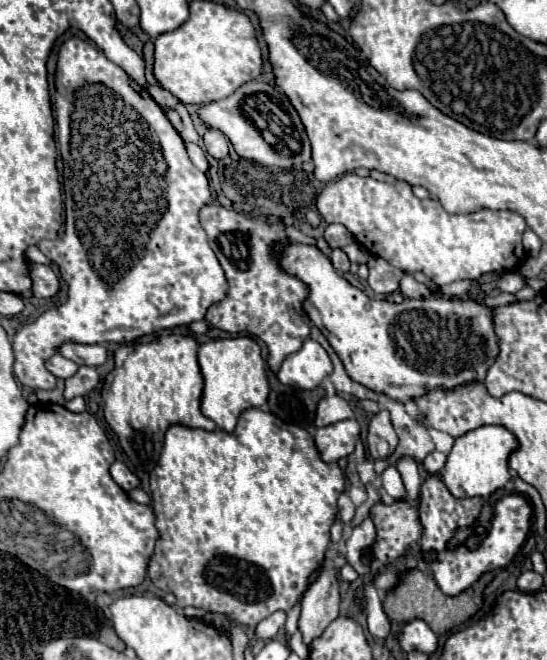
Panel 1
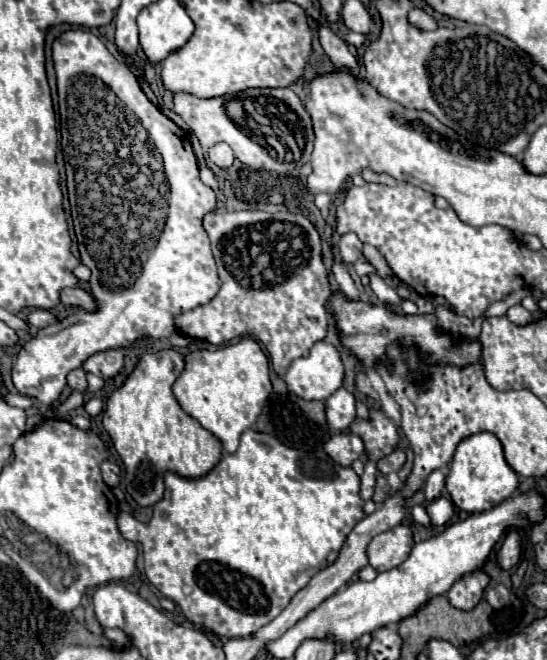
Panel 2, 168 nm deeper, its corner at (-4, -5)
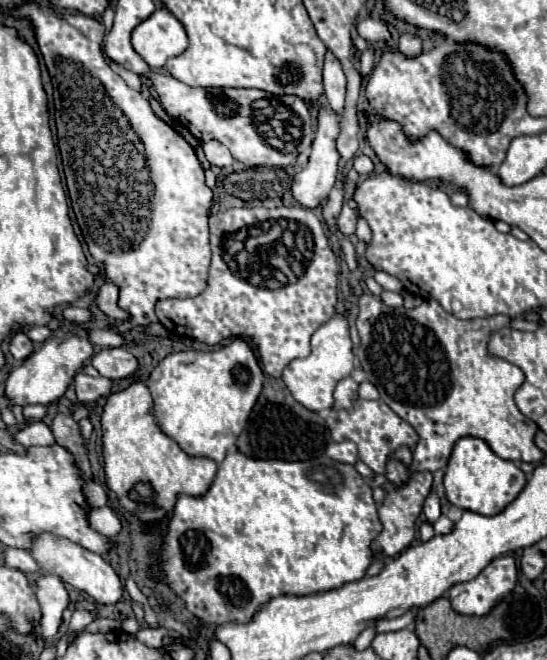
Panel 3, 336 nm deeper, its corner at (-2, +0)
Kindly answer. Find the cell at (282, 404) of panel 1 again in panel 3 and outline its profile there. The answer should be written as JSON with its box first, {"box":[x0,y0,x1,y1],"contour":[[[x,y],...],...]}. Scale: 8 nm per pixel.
{"box":[236,377,328,461],"contour":[[[266,377],[258,403],[252,409],[246,431],[240,433],[236,449],[252,459],[284,459],[284,461],[308,461],[320,455],[328,445],[328,427],[318,413],[306,411],[282,383],[282,379]]]}

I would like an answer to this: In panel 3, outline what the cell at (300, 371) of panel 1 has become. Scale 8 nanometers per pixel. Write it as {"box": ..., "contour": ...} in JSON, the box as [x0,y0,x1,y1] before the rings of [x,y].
{"box":[282,311,354,413],"contour":[[[346,311],[336,313],[324,325],[320,325],[312,335],[312,353],[304,359],[294,359],[282,373],[282,381],[294,395],[294,399],[308,411],[320,413],[322,409],[332,409],[334,387],[340,379],[348,377],[354,369],[354,353],[350,341],[350,325]]]}

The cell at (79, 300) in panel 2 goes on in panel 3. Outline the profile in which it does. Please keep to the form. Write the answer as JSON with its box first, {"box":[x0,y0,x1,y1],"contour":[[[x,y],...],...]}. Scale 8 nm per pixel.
{"box":[96,281,130,321],"contour":[[[106,281],[106,283],[102,285],[98,297],[96,297],[96,303],[98,303],[100,311],[104,311],[110,319],[128,321],[128,319],[130,319],[128,311],[124,311],[124,309],[118,307],[118,293],[120,293],[120,289],[118,289],[112,281]]]}

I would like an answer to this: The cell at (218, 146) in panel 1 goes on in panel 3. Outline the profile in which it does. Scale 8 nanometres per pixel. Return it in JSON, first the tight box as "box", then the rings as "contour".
{"box":[202,141,234,167],"contour":[[[208,141],[208,143],[202,143],[202,149],[206,153],[206,159],[214,165],[214,167],[230,167],[234,157],[232,153],[218,141]]]}

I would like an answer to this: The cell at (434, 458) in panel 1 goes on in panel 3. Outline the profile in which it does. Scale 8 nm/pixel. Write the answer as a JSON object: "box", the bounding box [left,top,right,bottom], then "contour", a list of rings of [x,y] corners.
{"box":[424,493,440,523],"contour":[[[430,493],[428,499],[424,501],[424,517],[428,523],[434,523],[440,517],[440,503],[438,503],[436,493]]]}

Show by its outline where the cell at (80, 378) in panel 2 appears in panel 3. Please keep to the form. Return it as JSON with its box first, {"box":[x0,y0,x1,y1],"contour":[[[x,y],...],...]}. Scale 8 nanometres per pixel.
{"box":[74,373,112,403],"contour":[[[78,373],[74,377],[74,385],[76,385],[76,397],[78,397],[78,403],[92,403],[100,397],[106,397],[110,395],[110,389],[112,389],[112,381],[106,379],[106,377],[88,377],[84,373]]]}

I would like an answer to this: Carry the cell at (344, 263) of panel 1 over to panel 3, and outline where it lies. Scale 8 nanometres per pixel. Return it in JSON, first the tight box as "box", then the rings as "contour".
{"box":[338,203,356,235],"contour":[[[346,203],[342,205],[342,211],[338,215],[338,229],[344,235],[352,235],[356,231],[356,213]]]}

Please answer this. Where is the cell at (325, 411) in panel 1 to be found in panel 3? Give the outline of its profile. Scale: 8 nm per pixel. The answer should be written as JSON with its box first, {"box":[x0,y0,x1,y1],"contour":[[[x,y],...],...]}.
{"box":[334,377,358,409],"contour":[[[352,377],[342,379],[334,391],[334,409],[352,407],[356,399],[358,399],[358,383]]]}

